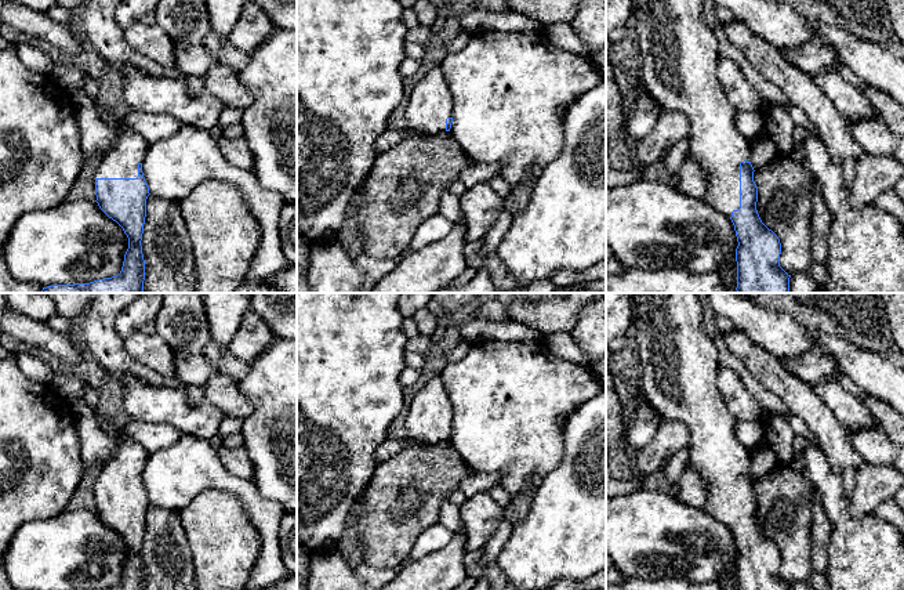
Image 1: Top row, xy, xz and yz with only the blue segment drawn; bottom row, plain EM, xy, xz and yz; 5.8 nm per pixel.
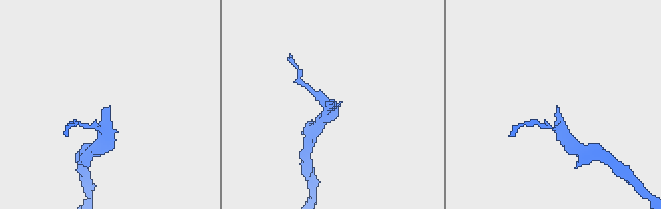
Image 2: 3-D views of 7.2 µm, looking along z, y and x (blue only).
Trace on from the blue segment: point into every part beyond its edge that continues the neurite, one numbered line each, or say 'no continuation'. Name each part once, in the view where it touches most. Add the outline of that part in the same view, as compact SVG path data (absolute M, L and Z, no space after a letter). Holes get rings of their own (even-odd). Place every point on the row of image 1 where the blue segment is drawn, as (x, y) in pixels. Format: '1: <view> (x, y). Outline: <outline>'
1: yz (679, 53). Outline: M632 0L632 12L636 18L636 25L635 25L636 48L643 61L642 66L643 86L656 99L656 102L660 105L662 112L678 111L687 116L690 122L689 155L708 174L707 202L712 204L718 211L726 214L730 218L731 211L740 209L740 163L747 160L752 164L752 144L737 131L734 123L737 111L729 102L725 90L722 88L722 84L718 79L718 61L719 61L718 46L715 35L711 30L711 28L707 25L705 18L702 15L702 0Z

